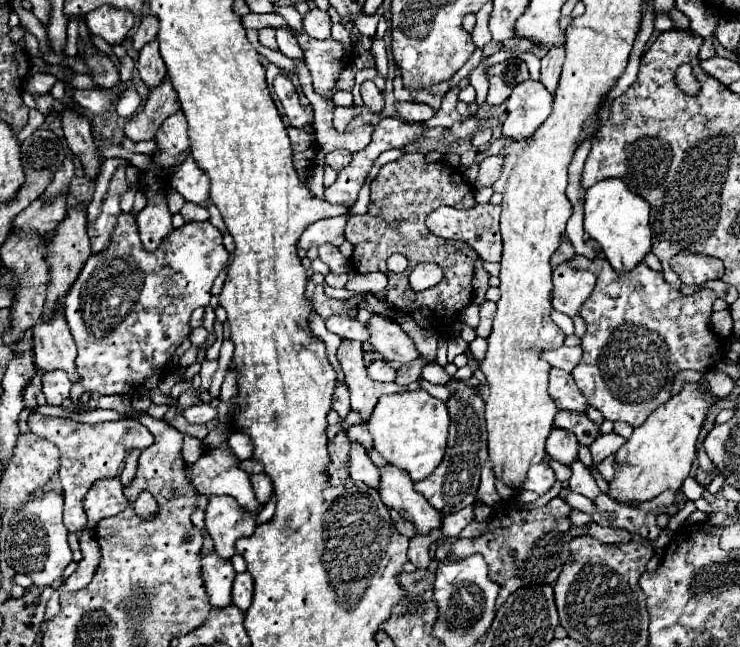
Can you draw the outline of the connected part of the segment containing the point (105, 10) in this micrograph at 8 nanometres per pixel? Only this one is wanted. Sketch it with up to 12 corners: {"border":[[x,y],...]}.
{"border":[[112,6],[86,16],[90,34],[122,44],[134,16]]}

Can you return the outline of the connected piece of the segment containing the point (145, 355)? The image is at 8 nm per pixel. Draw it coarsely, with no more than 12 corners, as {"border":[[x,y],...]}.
{"border":[[132,214],[64,298],[82,394],[158,388],[228,260]]}

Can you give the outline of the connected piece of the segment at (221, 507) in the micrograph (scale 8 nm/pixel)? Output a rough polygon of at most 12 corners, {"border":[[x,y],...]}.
{"border":[[208,498],[206,528],[222,558],[250,536],[256,514],[236,498]]}

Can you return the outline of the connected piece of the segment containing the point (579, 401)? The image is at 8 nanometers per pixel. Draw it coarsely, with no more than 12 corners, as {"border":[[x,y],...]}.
{"border":[[550,370],[548,392],[560,410],[584,412],[574,378]]}

